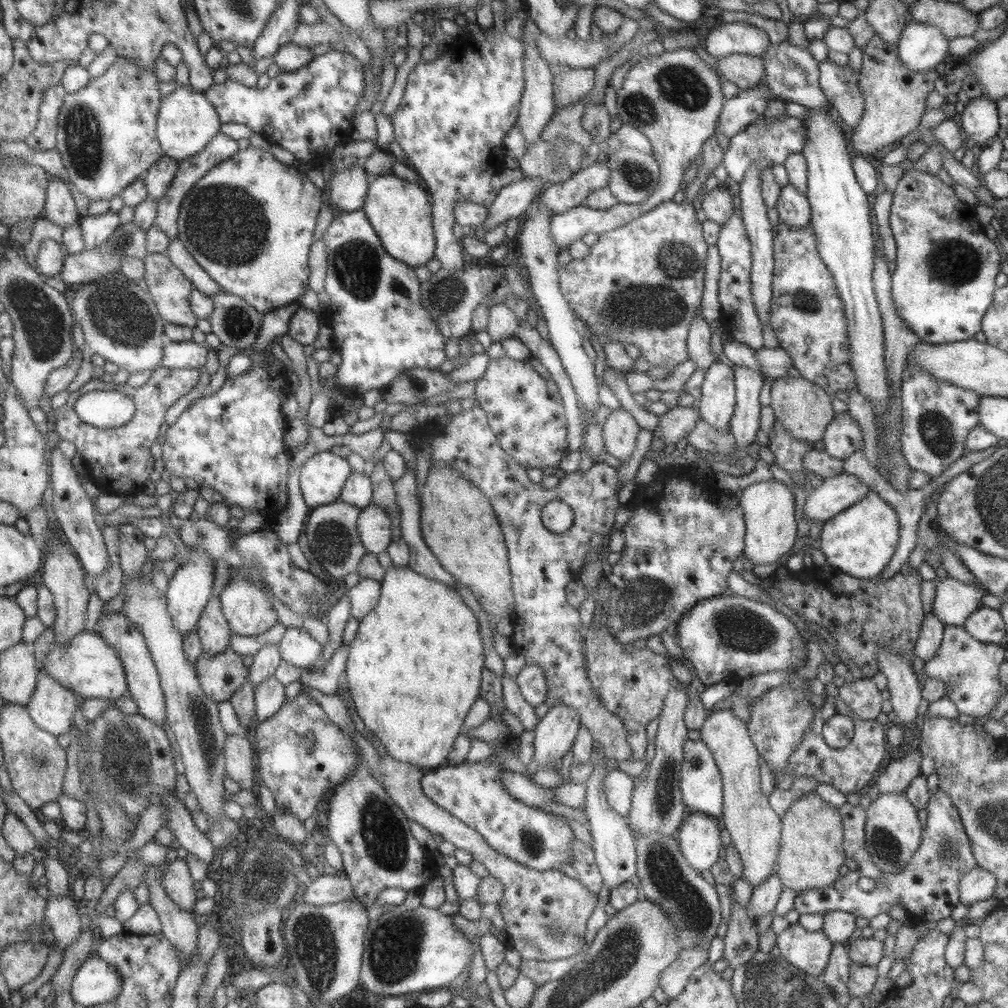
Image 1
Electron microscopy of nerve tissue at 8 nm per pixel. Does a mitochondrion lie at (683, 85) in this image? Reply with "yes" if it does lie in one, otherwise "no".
yes

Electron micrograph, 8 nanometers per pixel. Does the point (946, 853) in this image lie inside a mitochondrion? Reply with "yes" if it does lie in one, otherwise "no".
yes

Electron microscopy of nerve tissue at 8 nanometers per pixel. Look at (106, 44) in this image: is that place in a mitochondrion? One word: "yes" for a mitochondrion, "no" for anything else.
no

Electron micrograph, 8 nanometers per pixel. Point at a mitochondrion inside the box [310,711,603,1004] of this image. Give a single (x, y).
(395, 946)

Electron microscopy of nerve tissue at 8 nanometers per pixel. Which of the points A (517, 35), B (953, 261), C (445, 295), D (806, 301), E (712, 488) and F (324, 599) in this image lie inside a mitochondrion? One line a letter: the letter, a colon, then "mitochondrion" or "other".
A: other
B: mitochondrion
C: mitochondrion
D: mitochondrion
E: other
F: other

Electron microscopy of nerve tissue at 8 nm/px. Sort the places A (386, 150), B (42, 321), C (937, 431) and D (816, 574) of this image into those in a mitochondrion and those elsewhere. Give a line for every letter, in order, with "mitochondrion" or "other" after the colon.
A: other
B: mitochondrion
C: mitochondrion
D: other

